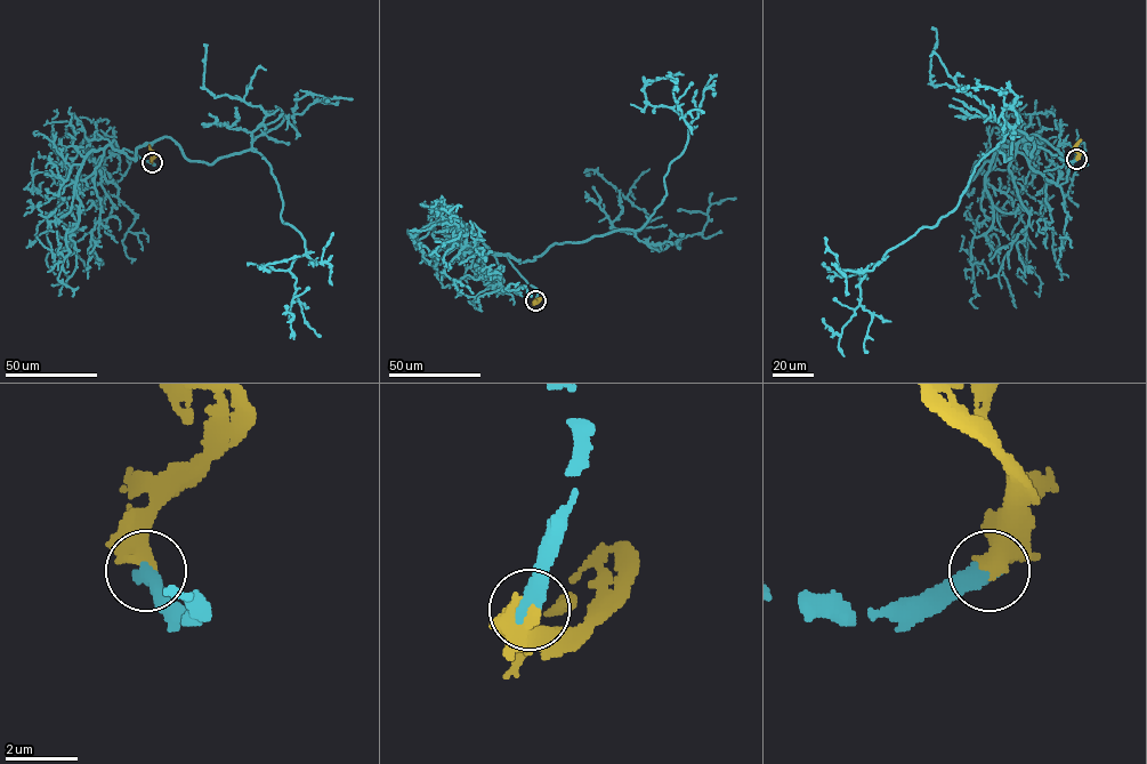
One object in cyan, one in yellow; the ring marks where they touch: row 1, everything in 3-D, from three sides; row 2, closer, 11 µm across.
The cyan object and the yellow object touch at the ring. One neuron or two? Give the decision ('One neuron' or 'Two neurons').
One neuron

